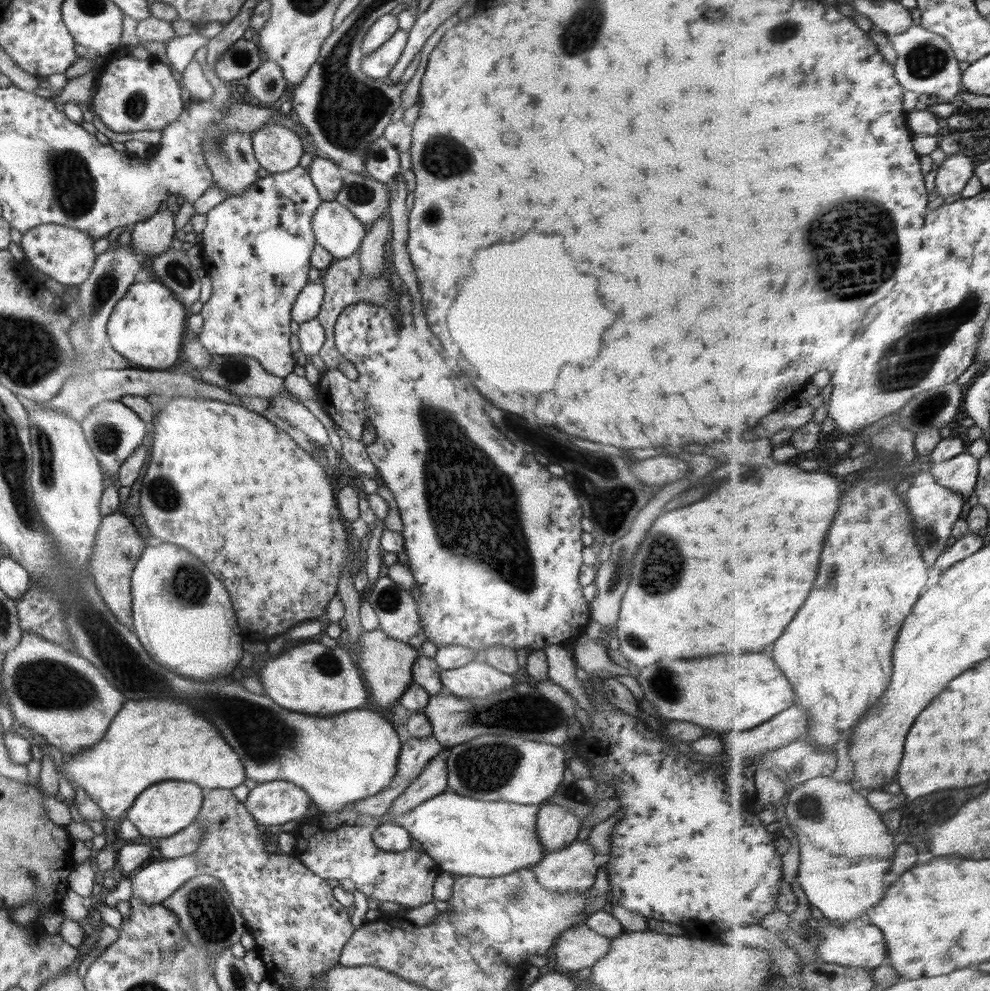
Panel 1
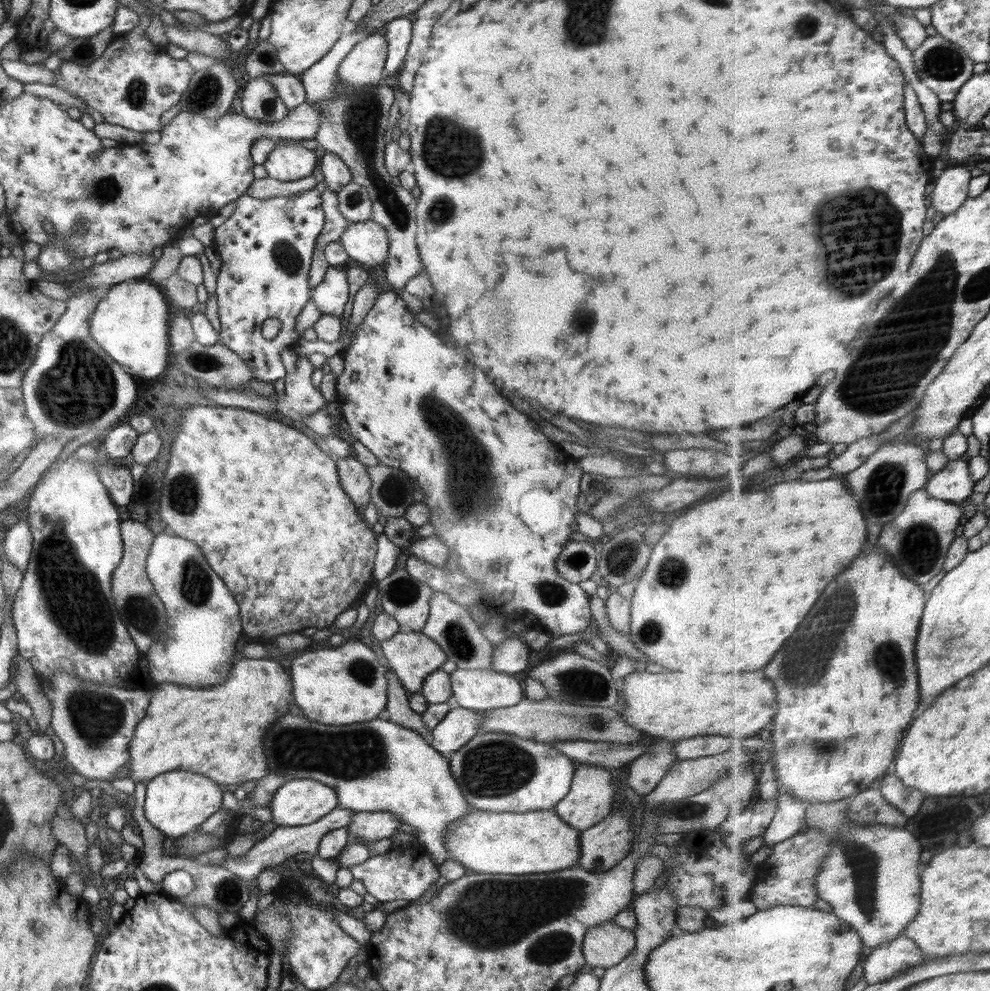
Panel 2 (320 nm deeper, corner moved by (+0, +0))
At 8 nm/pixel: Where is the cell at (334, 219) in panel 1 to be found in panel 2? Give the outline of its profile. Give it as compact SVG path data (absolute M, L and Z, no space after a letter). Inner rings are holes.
M371 218L362 222L349 222L339 241L348 256L360 265L378 266L387 262L389 237L386 229Z

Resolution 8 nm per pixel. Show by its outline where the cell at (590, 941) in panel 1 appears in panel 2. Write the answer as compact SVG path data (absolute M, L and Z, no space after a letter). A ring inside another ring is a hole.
M612 920L591 926L585 932L582 950L587 964L607 969L622 962L635 944L633 931L624 930Z

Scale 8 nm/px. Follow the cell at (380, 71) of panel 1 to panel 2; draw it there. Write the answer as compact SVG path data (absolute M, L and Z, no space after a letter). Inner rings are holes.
M404 17L391 20L383 28L387 40L385 76L392 76L402 68L412 38L412 21Z

